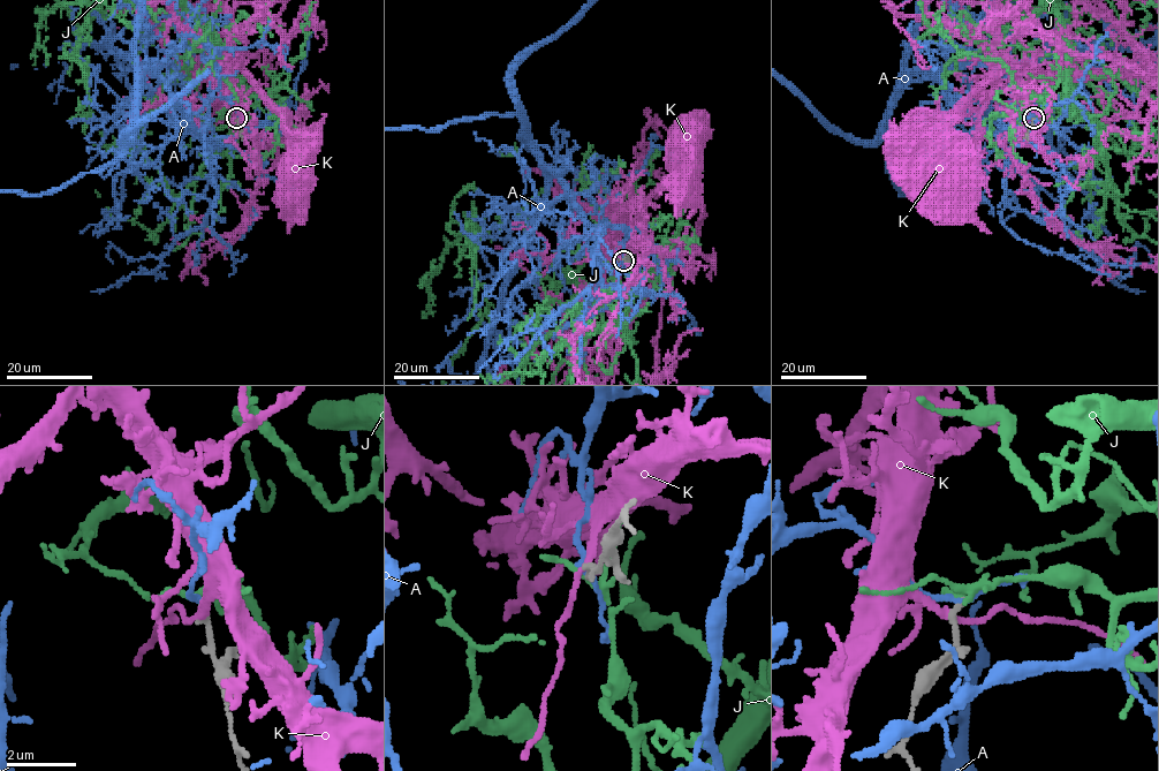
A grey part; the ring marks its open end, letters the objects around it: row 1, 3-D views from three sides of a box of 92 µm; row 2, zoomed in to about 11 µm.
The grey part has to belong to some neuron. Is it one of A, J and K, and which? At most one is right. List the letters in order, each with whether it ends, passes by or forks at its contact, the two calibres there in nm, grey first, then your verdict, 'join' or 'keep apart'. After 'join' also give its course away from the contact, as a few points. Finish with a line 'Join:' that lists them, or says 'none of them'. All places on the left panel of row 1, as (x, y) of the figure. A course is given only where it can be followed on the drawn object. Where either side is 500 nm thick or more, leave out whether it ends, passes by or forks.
A: it passes by; 180 nm thick on the grey side, 130 nm on the other; keep apart
J: it forks there; 180 nm thick on the grey side, 170 nm on the other; keep apart
K: it passes by; 200 nm thick on the grey side, 150 nm on the other; keep apart
Join: none of them

